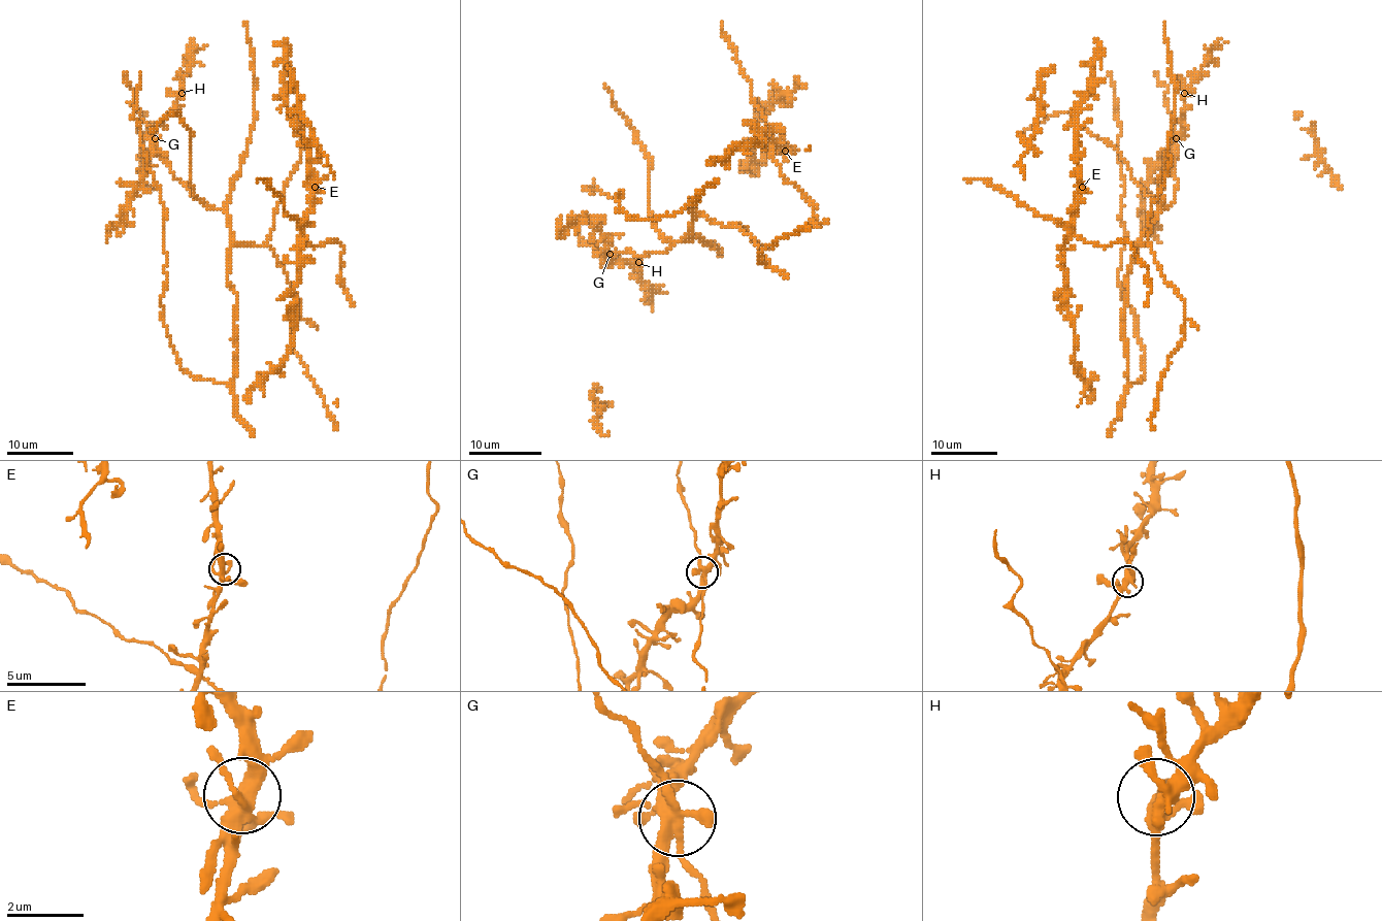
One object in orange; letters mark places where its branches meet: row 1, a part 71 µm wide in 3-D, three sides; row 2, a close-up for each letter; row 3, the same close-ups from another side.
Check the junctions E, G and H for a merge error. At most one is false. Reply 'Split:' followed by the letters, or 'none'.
Split: none

